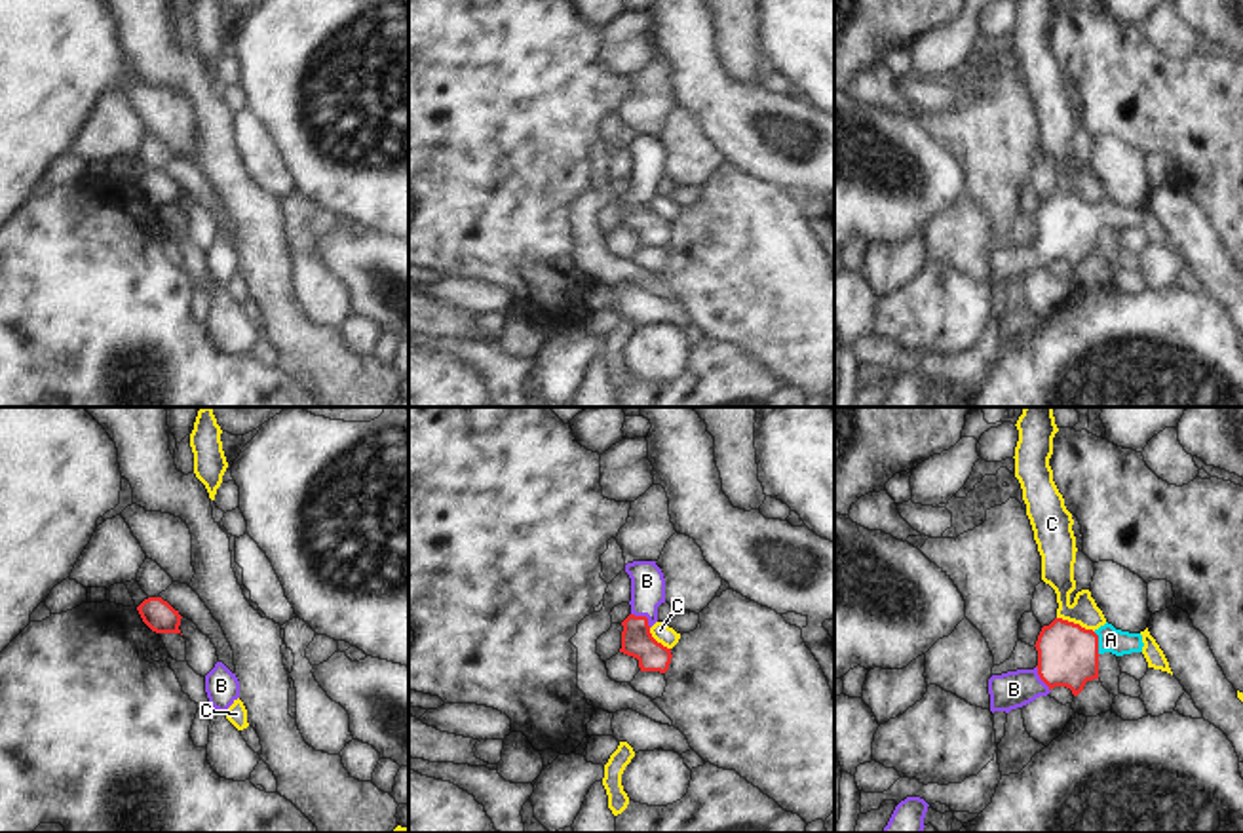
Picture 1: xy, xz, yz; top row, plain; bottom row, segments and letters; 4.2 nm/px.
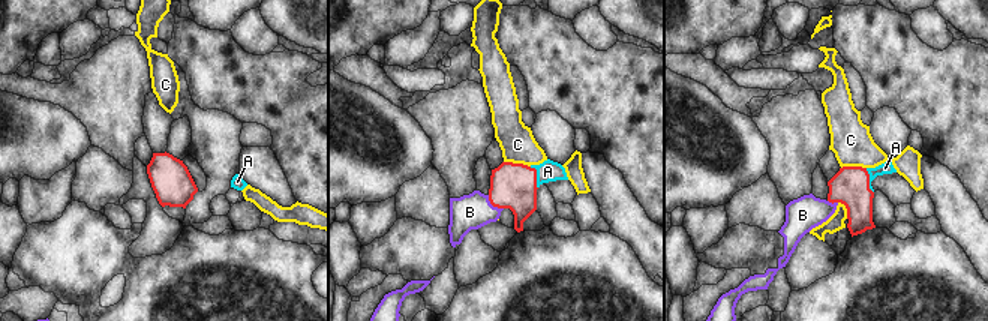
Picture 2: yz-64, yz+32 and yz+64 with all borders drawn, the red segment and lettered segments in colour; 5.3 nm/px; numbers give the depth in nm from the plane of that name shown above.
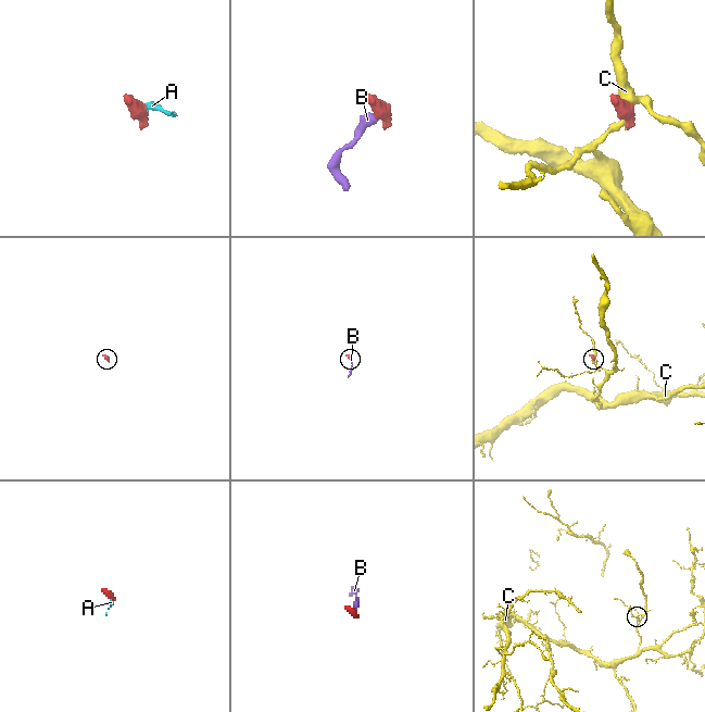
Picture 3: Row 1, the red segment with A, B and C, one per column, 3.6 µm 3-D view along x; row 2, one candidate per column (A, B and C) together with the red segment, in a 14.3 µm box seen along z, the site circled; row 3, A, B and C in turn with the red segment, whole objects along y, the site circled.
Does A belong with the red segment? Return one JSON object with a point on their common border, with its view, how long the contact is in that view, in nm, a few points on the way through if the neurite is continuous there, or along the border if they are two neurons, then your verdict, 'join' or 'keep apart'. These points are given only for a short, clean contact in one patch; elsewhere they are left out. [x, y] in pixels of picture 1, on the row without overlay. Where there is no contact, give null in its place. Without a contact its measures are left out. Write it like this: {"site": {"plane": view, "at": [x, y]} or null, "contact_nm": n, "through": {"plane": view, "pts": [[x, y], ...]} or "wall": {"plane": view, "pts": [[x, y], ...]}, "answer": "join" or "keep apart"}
{"site": {"plane": "yz", "at": [1097, 217]}, "contact_nm": 110, "through": {"plane": "yz", "pts": [[1069, 229], [1097, 217], [1110, 213]]}, "answer": "join"}

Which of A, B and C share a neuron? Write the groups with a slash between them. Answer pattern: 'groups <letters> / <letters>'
groups A B / C

